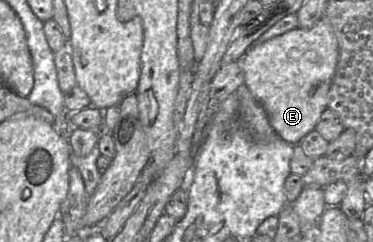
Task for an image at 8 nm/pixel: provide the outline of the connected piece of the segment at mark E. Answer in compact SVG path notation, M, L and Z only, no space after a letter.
M323 17L311 29L295 28L250 47L236 62L244 72L244 84L264 108L277 135L296 145L315 129L321 114L328 108L338 57L334 29Z

